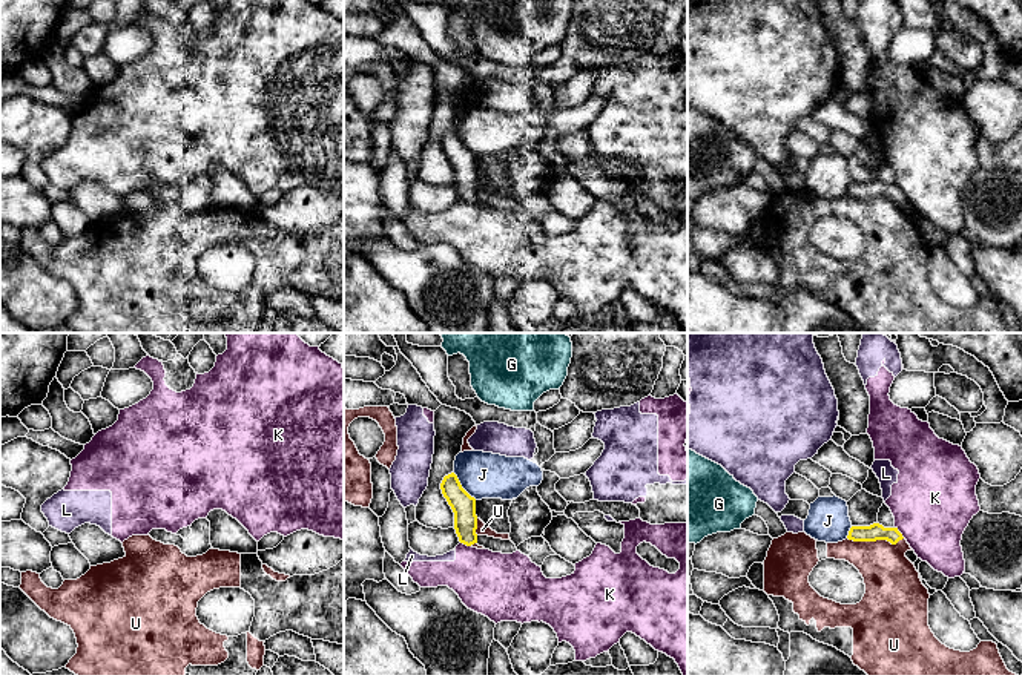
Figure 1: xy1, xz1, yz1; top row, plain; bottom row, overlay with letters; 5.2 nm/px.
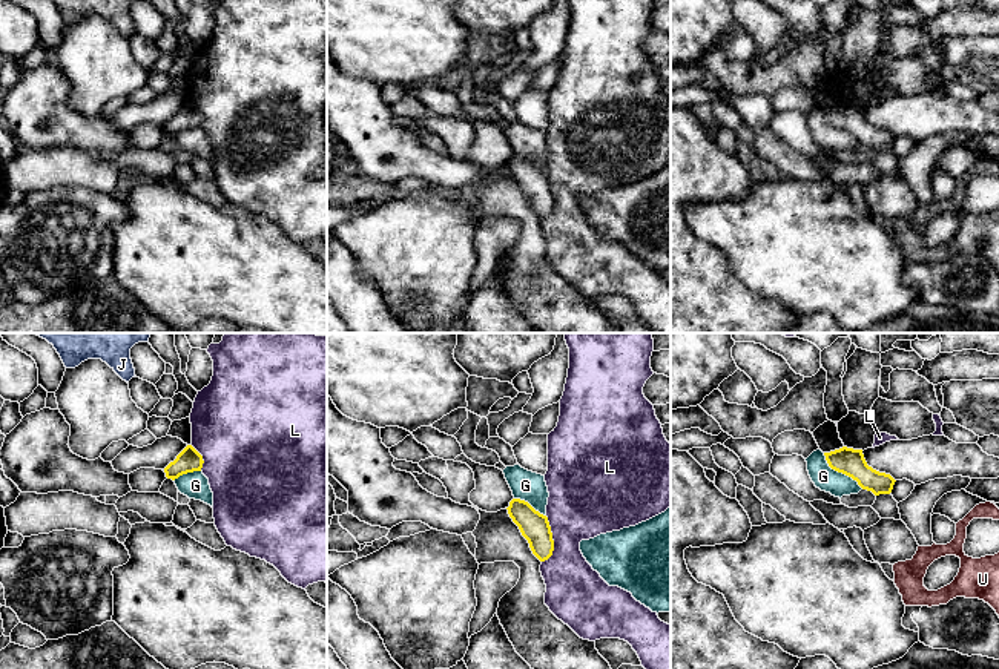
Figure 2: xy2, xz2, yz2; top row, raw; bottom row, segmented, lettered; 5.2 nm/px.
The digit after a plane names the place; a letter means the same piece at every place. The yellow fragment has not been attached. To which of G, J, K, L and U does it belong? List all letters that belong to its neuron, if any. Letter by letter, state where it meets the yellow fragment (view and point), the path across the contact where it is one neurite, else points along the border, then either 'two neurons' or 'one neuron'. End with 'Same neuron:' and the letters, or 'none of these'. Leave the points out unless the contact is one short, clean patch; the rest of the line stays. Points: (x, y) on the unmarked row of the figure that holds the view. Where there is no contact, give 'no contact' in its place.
G: meets yellow in yz2 at (840, 128); two neurons
J: meets yellow in xz1 at (461, 143); border along xz1 (453, 129), (459, 140), (476, 155); two neurons
K: meets yellow in yz1 at (900, 189); two neurons
L: meets yellow in xz2 at (553, 197); two neurons
U: meets yellow in yz1 at (875, 197); one neuron
Same neuron: U

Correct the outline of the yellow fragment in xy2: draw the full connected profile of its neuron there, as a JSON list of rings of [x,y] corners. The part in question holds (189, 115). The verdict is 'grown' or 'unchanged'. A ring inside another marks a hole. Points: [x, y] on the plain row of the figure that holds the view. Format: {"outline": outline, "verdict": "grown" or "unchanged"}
{"outline": [[[187,101],[176,115],[164,124],[164,129],[167,135],[175,137],[183,130],[201,127],[203,120],[203,112],[192,101]]], "verdict": "unchanged"}

